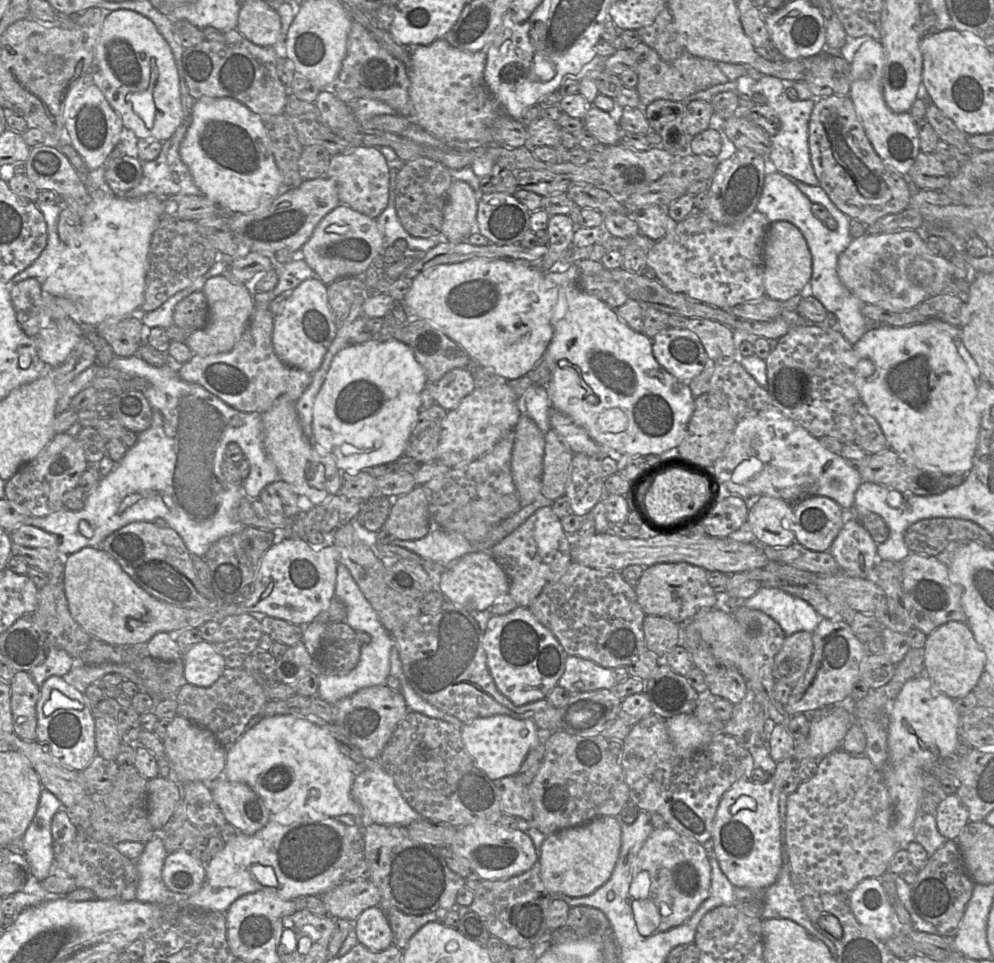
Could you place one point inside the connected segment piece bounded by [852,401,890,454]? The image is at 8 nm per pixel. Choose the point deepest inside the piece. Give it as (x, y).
(869, 436)

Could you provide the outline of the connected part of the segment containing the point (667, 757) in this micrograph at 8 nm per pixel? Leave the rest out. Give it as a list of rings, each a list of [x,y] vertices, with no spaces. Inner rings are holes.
[[[651,714],[634,724],[623,744],[624,751],[619,762],[629,787],[630,801],[641,810],[659,813],[670,828],[700,844],[712,838],[715,814],[724,792],[740,778],[750,778],[755,767],[749,749],[724,731],[714,733],[711,742],[702,749],[690,756],[682,756],[668,734],[666,719],[656,714]]]

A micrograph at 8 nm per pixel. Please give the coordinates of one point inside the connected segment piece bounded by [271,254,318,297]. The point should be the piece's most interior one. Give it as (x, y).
(291, 274)

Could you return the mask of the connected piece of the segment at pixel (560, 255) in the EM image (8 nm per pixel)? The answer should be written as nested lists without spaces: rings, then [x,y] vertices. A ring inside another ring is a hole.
[[[552,215],[549,218],[547,232],[549,234],[548,256],[542,262],[541,271],[549,271],[558,261],[565,261],[565,252],[573,245],[575,226],[568,215]]]

